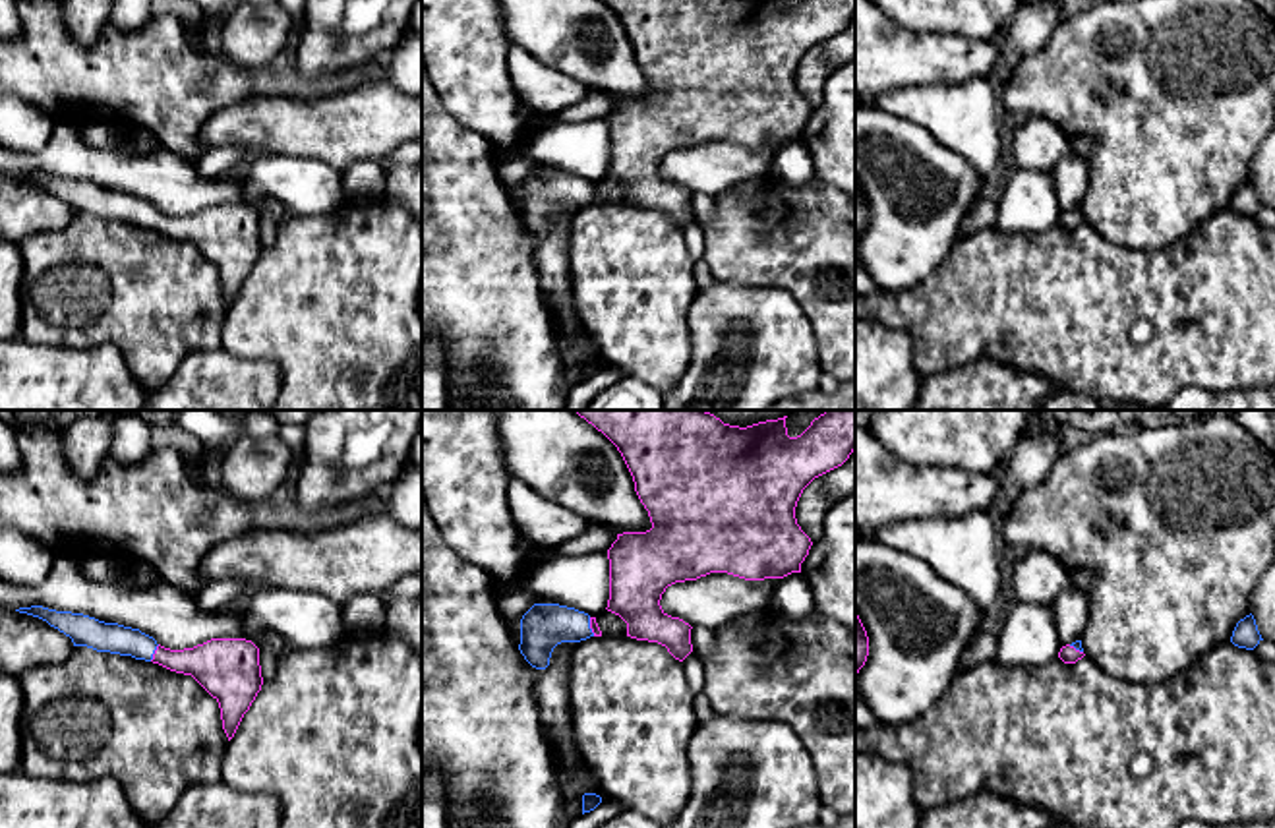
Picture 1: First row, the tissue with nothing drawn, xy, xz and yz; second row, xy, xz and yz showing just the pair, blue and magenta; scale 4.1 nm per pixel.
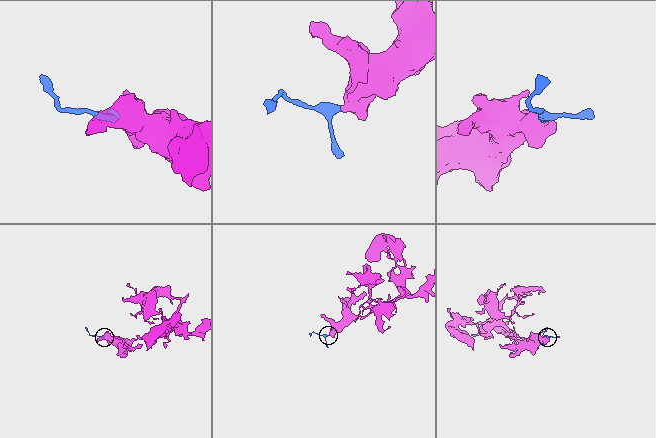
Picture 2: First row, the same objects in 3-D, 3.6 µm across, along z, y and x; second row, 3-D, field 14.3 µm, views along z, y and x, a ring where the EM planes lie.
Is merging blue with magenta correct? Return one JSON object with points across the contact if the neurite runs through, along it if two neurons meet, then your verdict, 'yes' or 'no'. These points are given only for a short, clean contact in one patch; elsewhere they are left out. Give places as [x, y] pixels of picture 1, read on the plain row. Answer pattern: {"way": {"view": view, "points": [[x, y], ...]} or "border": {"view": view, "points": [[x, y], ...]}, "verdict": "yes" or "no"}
{"way": {"view": "xy", "points": [[103, 204], [130, 207], [153, 219], [173, 227], [211, 231]]}, "verdict": "yes"}

